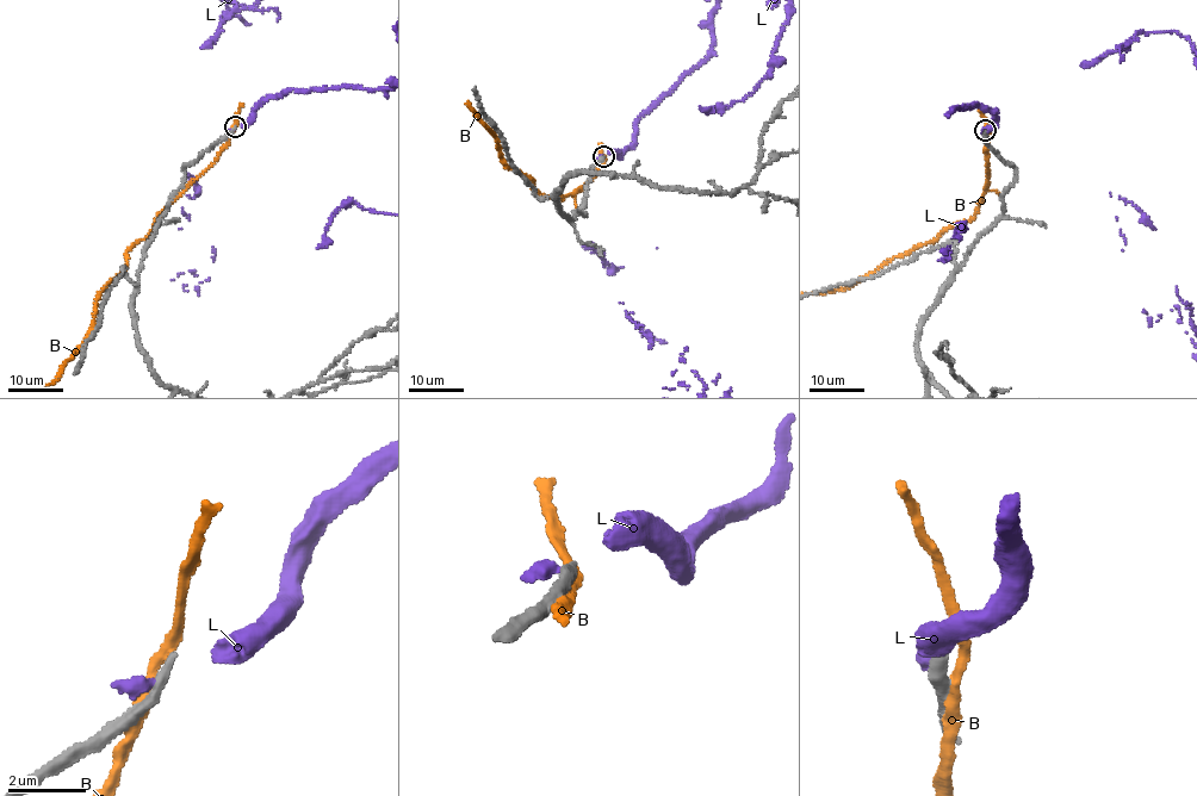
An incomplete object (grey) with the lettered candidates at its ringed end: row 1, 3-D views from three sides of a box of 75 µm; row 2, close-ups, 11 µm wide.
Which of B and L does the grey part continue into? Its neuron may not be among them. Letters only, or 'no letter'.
no letter

